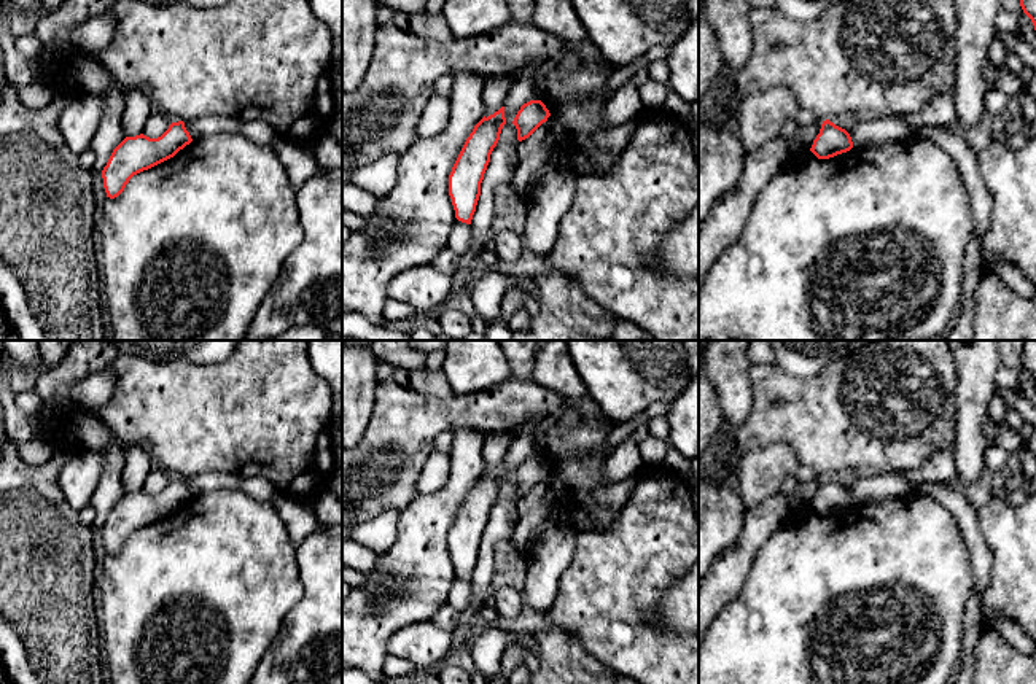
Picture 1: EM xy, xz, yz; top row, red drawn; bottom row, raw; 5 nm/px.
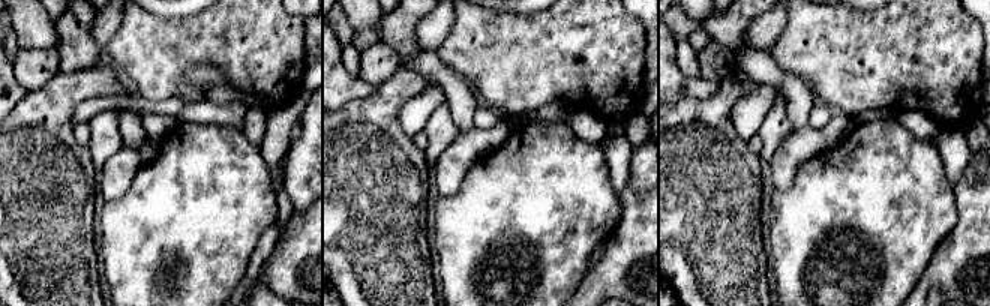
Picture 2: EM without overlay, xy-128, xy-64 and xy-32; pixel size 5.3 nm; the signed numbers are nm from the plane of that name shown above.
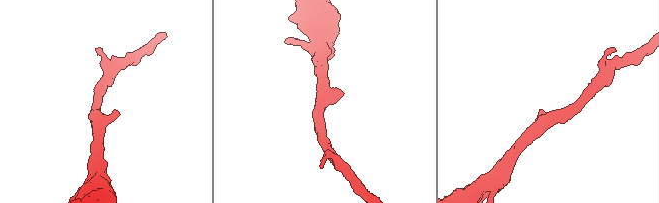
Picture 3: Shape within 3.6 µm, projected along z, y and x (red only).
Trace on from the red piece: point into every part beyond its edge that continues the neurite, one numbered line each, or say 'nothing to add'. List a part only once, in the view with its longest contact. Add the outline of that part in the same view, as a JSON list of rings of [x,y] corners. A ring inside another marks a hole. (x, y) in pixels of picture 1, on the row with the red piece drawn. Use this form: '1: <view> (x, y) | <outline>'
nothing to add

